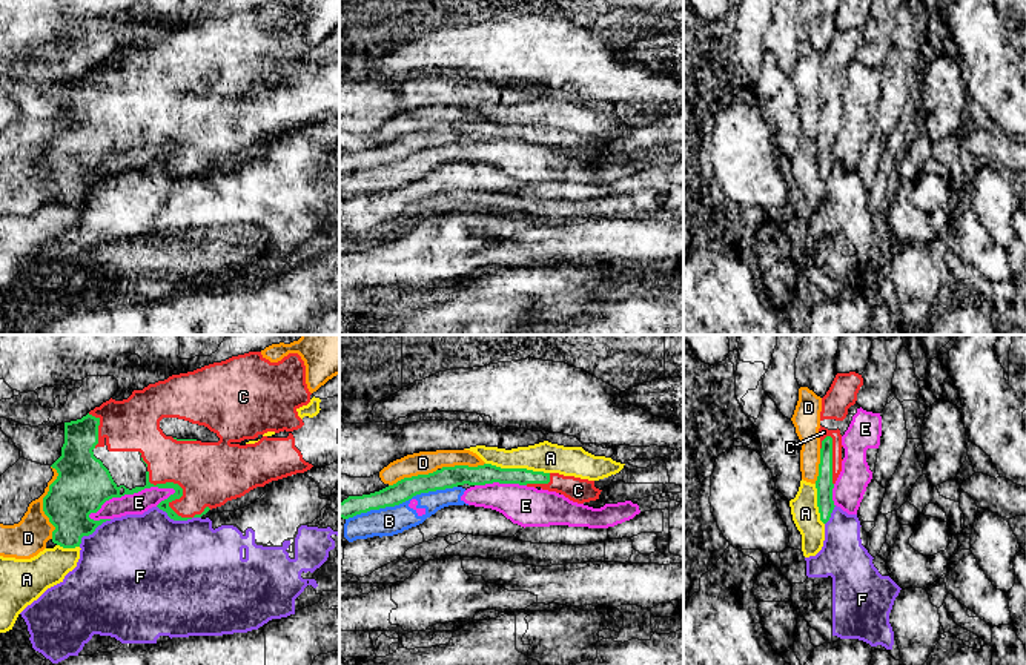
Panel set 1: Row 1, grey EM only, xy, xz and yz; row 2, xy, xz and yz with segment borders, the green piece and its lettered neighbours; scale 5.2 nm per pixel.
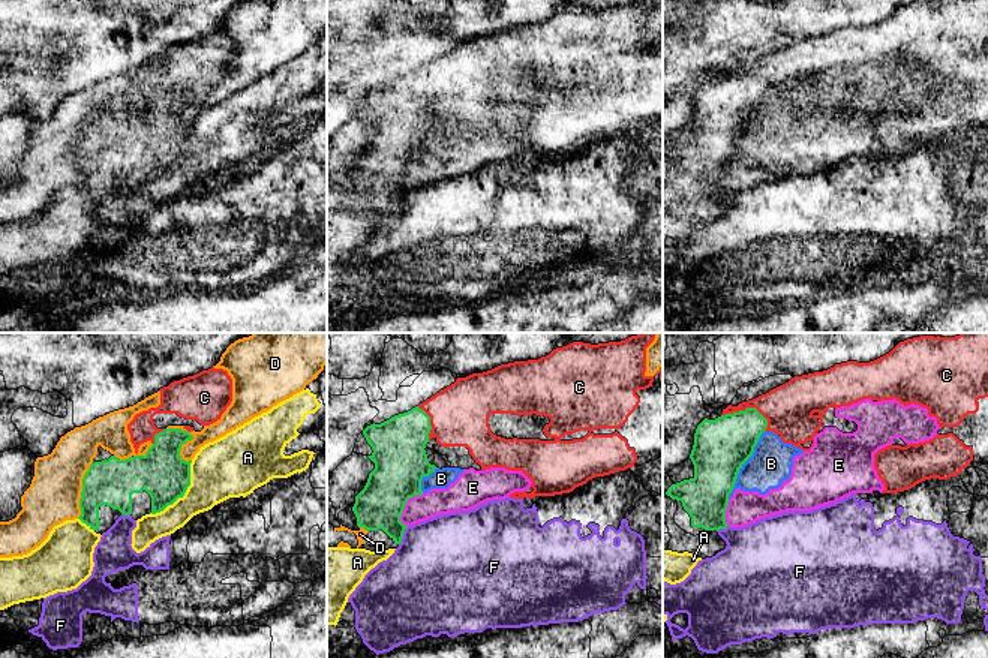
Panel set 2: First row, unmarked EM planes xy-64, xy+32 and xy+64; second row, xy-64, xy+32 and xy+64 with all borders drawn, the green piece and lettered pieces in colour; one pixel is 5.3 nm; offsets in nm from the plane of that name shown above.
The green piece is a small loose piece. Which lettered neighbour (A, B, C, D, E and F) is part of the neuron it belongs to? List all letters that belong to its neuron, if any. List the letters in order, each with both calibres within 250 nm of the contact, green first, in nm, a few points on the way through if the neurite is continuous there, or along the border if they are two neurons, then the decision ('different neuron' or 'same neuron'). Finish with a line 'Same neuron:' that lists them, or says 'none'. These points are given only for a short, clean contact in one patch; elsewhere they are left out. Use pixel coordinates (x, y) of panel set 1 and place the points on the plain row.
A: 110 nm thick on the green side, 160 nm on the other; different neuron
B: 110 nm thick on the green side, 150 nm on the other; different neuron
C: 50 nm thick on the green side, 340 nm on the other; same neuron
D: 280 nm thick on the green side, 190 nm on the other; different neuron
E: 280 nm thick on the green side, 110 nm on the other; different neuron
F: 50 nm thick on the green side, 500 nm on the other; different neuron
Same neuron: C

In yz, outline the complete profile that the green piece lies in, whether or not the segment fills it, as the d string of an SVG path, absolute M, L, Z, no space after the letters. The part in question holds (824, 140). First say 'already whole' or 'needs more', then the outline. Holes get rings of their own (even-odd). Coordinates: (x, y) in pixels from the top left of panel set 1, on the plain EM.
needs more; M820 81L820 120L819 132L816 137L817 163L820 177L826 180L834 166L832 144L842 127L842 91L840 86L828 86Z

